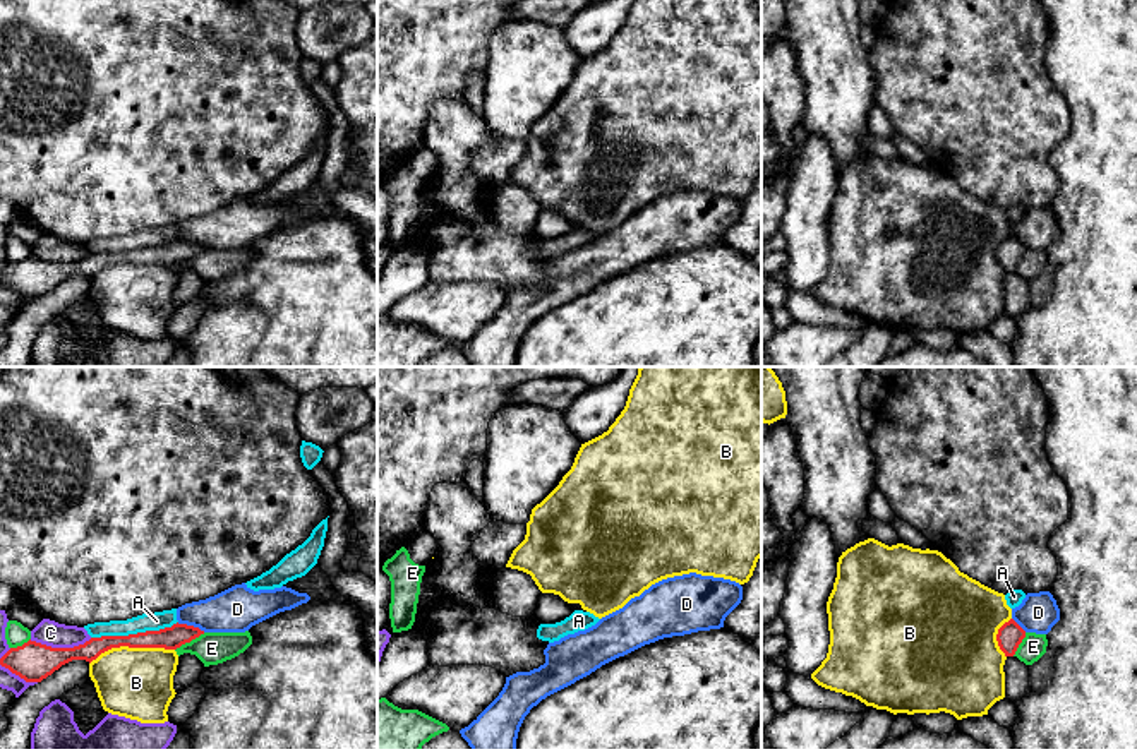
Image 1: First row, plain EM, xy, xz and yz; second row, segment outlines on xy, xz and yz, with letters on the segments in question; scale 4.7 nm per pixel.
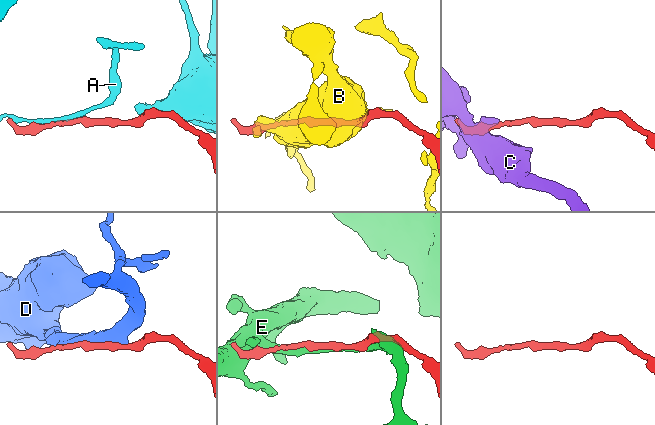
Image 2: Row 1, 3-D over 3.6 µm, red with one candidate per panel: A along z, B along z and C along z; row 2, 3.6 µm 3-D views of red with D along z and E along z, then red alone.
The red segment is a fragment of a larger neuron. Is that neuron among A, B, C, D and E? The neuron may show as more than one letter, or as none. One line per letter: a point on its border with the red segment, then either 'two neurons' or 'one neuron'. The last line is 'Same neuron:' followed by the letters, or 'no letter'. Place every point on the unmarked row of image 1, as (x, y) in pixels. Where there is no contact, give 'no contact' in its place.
A: contact xy (134, 251); two neurons
B: contact xy (131, 263); two neurons
C: contact xy (60, 264); two neurons
D: contact xy (191, 242); one neuron
E: contact xy (189, 257); two neurons
Same neuron: D

